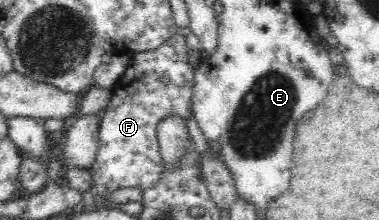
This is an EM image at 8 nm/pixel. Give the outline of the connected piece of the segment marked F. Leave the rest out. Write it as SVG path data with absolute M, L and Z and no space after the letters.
M179 31L160 48L130 55L129 65L112 87L110 100L102 110L98 152L94 165L88 170L94 181L93 192L100 203L108 202L108 196L118 188L146 190L158 184L164 167L156 126L172 114L184 121L193 114L191 100L195 70L188 61L190 50L186 36Z

